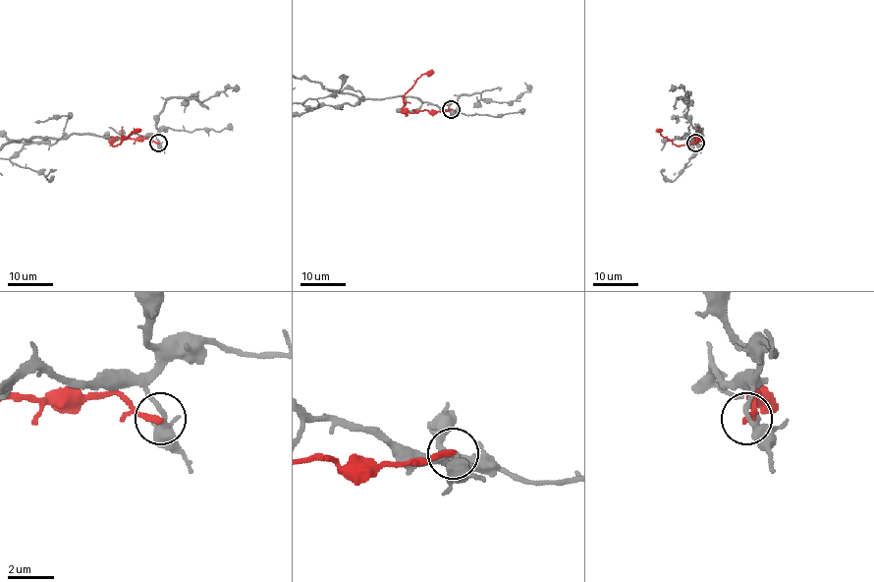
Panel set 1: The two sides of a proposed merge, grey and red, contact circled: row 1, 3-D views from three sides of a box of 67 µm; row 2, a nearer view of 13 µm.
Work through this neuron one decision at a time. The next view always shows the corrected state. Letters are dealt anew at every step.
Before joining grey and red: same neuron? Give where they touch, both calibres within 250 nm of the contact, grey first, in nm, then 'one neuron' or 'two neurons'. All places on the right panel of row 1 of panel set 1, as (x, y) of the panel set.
place (695, 143); calibres 320 and 240 nm; two neurons

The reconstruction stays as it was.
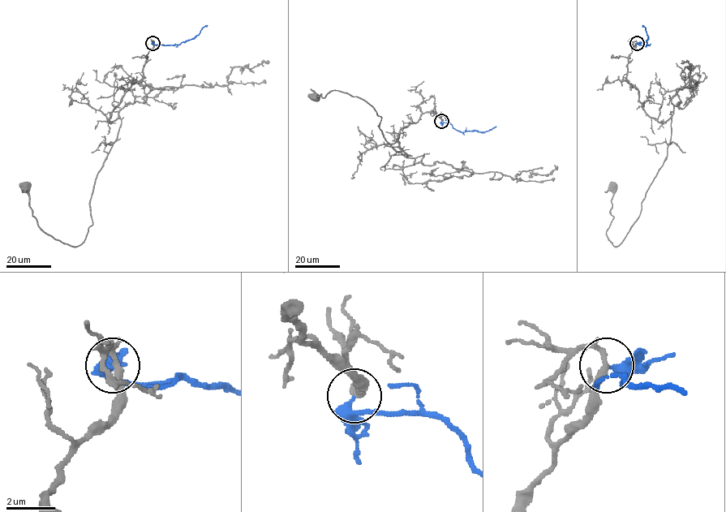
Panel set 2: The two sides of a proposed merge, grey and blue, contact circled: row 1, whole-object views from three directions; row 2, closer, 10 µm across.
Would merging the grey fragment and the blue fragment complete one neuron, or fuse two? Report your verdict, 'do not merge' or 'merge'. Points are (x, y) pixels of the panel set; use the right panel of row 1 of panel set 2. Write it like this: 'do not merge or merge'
do not merge

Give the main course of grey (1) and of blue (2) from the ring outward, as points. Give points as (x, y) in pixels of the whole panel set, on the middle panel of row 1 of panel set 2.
1: (441, 121), (431, 110), (404, 126), (406, 155), (366, 101), (338, 90), (314, 97)
2: (441, 121), (449, 122), (463, 132), (487, 131), (496, 126)

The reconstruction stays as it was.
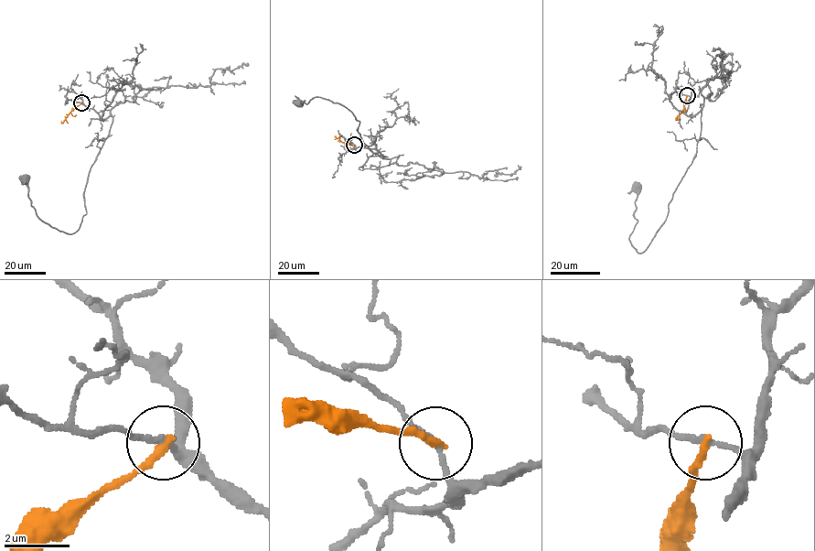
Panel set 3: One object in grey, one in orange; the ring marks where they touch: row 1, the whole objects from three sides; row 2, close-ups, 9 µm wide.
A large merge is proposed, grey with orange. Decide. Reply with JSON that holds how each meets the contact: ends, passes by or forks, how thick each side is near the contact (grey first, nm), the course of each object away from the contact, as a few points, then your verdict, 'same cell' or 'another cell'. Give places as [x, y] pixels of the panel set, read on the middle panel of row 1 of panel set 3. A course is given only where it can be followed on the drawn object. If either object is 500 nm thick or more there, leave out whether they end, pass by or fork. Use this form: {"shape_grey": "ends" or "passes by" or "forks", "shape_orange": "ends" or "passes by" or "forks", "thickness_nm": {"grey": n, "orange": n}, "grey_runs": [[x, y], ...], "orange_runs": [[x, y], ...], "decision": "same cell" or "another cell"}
{"shape_grey": "passes by", "shape_orange": "ends", "thickness_nm": {"grey": 140, "orange": 240}, "grey_runs": [[354, 145], [374, 144], [386, 156], [363, 142], [357, 131], [359, 122], [341, 104], [320, 97], [298, 103]], "orange_runs": [[354, 145], [342, 143], [335, 136]], "decision": "another cell"}

